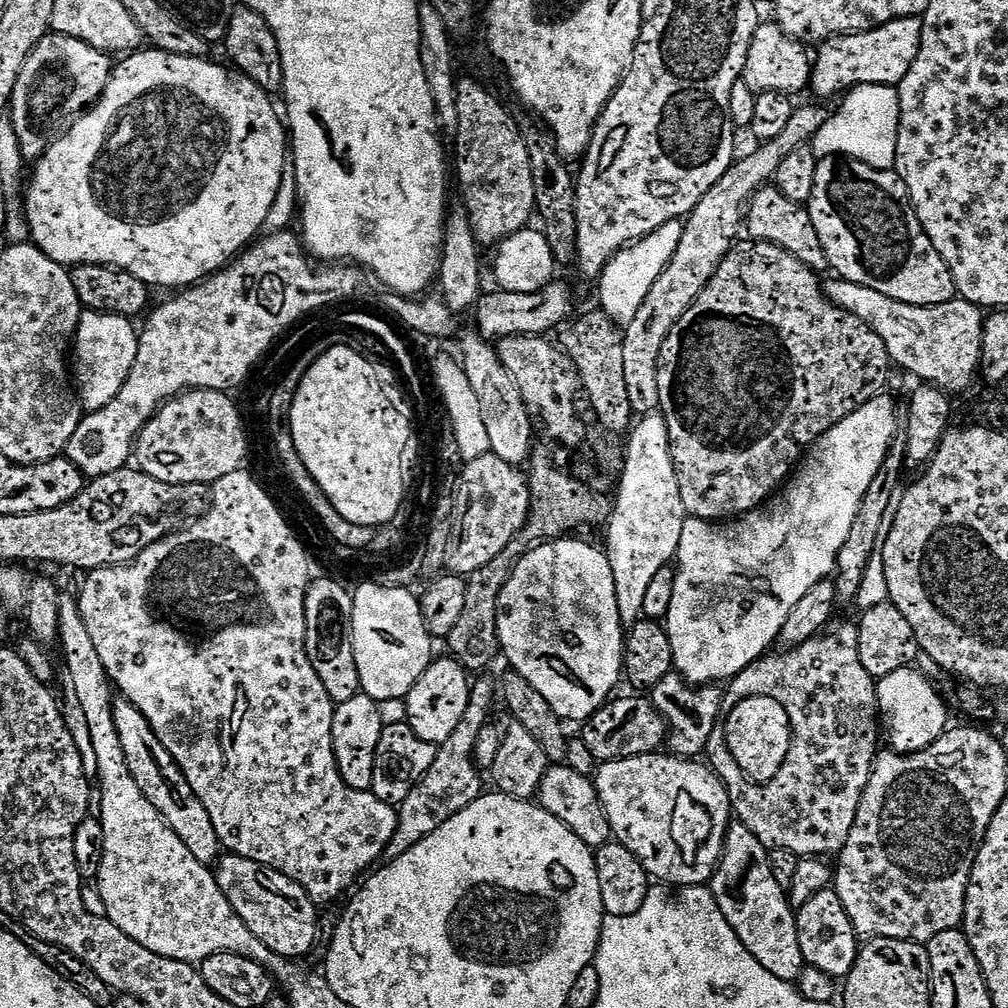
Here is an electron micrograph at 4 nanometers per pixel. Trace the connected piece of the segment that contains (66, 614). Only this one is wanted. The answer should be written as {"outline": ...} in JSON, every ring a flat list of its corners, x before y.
{"outline":[[77,607,62,608,59,616,59,636,62,662,66,664,65,673,75,685,81,708,80,715,87,724,92,756,94,761,96,760,96,772,100,775,100,828,104,831,104,857,100,860,100,881,97,882,96,888,100,891,103,915,110,922,114,922,114,926,118,926,122,934,134,938,134,942,146,946,146,950,162,958,203,962,223,952,236,952,239,956,248,955,249,945,244,944,246,931,242,918,235,913,226,896,222,894,213,869,205,861,194,858,190,850,186,850,178,836,166,826,158,810,154,810,154,806,150,806,148,799,138,790,130,774,114,724,112,683]]}

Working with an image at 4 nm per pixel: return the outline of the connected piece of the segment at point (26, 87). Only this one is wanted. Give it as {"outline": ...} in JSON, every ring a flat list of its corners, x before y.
{"outline":[[61,34,44,36,22,66,11,97,10,113,18,133,27,136,32,130,32,120,44,120,59,108,74,114,95,103,110,72,108,60,105,53,76,37]]}

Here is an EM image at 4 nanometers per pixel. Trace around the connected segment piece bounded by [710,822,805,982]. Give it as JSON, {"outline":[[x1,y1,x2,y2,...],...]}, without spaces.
{"outline":[[739,822,729,823,723,833,722,851,710,881,718,910,742,946,746,946,746,950,750,950,750,954,754,954,754,958,774,974,774,978,792,982,800,968,805,967,805,962,798,946,794,908,788,905,780,884,781,881,772,873,769,849,760,844,746,826]]}

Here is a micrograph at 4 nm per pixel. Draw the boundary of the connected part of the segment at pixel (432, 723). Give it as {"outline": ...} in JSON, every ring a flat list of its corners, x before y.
{"outline":[[455,658,433,659,432,665,424,671,422,678,406,697,406,723,422,742,442,745,454,734,470,703,469,673]]}

